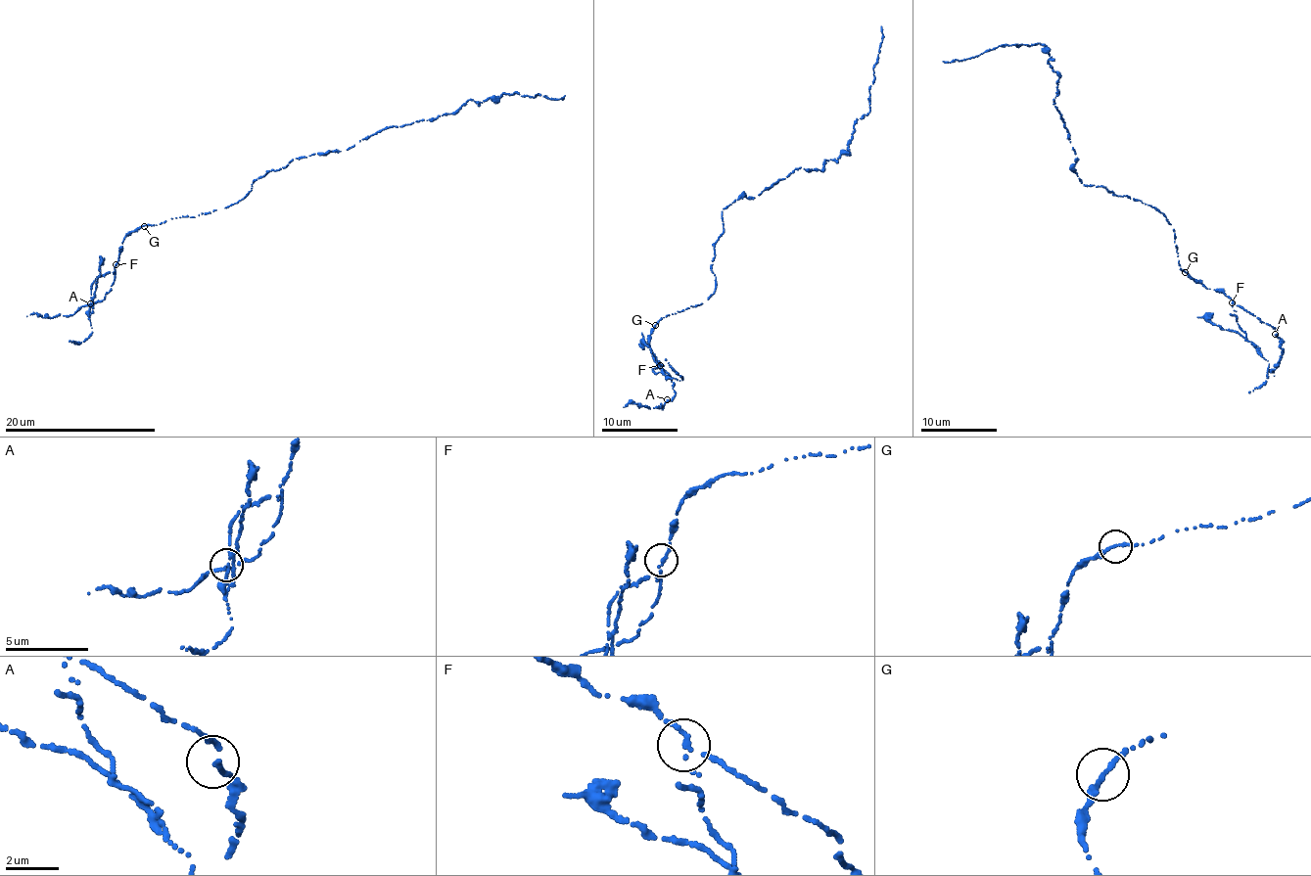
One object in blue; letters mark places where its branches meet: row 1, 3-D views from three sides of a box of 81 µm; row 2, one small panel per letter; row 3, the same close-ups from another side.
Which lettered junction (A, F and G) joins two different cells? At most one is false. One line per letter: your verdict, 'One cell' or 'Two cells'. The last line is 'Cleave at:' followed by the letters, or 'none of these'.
A: One cell
F: Two cells
G: One cell
Cleave at: F

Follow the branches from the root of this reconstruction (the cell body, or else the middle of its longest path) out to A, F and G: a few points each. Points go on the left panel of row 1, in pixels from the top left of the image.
A: (287, 165), (254, 179), (252, 191), (236, 204), (132, 232), (122, 240), (116, 276), (105, 299), (90, 303)
F: (287, 165), (254, 179), (252, 191), (236, 204), (140, 227), (122, 240), (116, 264)
G: (287, 165), (254, 179), (252, 191), (236, 204), (195, 217), (175, 217), (157, 225), (144, 226)

